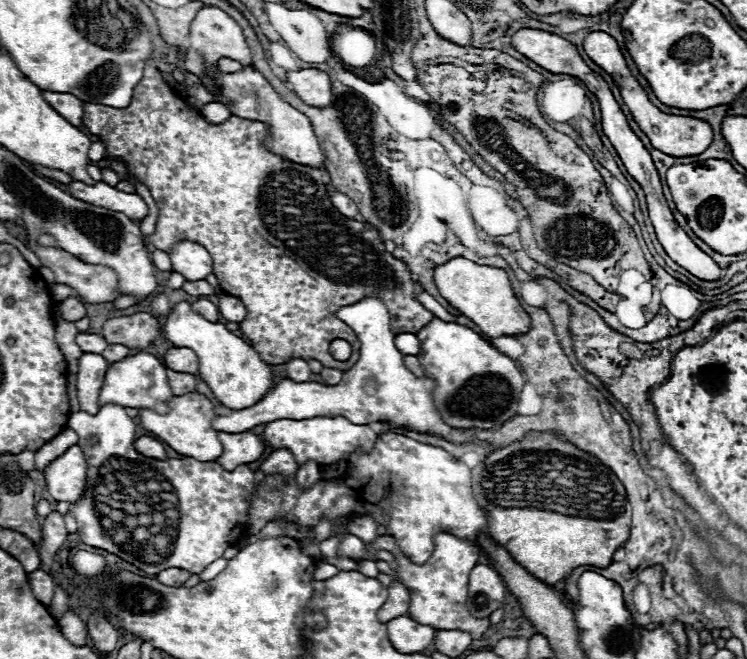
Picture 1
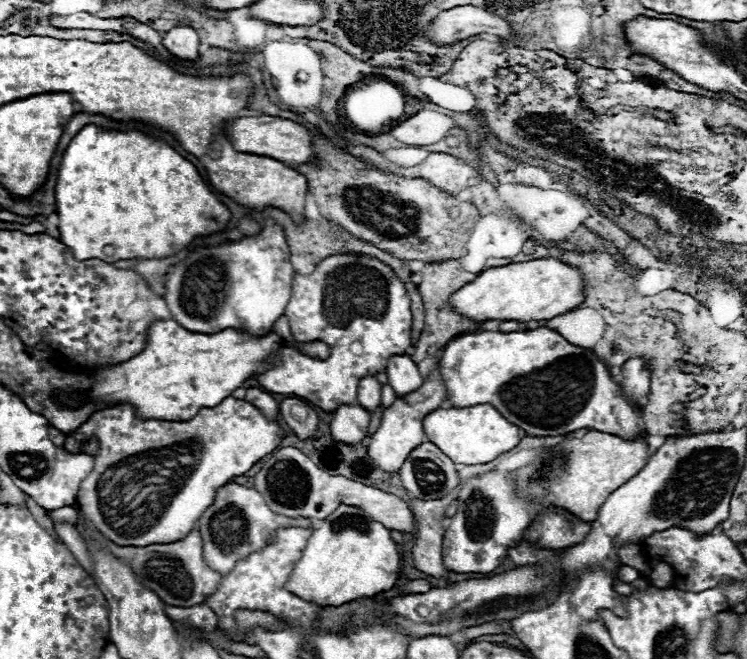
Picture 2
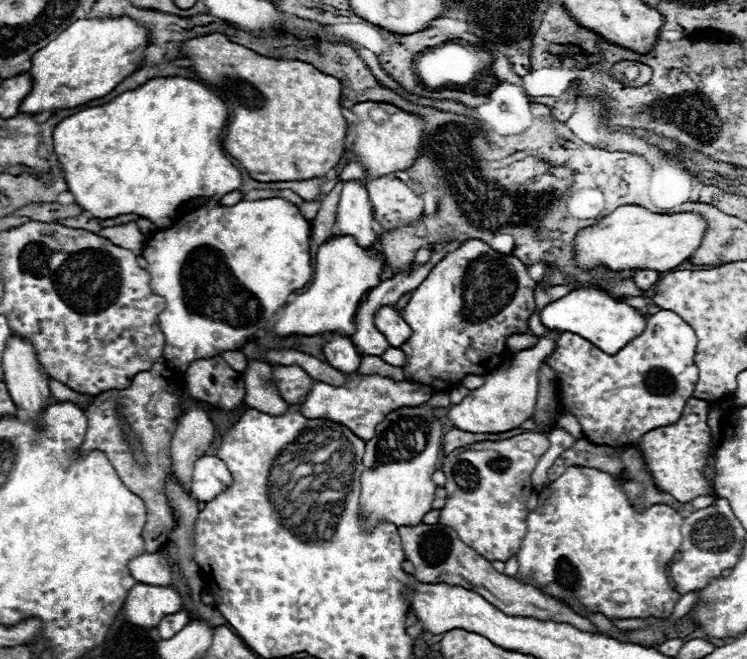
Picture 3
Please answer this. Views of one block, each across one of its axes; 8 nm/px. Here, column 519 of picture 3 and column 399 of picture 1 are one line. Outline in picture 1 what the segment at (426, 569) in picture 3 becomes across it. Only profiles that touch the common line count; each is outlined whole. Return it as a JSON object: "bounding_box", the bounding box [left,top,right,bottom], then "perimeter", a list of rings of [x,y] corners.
{"bounding_box":[378,580,410,622],"perimeter":[[[394,580],[388,586],[388,600],[378,610],[380,622],[390,622],[392,618],[406,616],[408,614],[408,604],[410,604],[410,592],[408,592],[408,588],[402,582]]]}

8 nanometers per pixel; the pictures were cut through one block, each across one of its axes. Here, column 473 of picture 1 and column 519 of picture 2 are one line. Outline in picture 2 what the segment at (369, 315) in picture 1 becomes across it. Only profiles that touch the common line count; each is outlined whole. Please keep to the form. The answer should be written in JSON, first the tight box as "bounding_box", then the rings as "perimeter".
{"bounding_box":[424,404,522,464],"perimeter":[[[476,404],[468,408],[438,408],[424,420],[424,432],[456,464],[486,464],[498,454],[512,450],[522,440],[522,430],[508,422],[492,404]]]}

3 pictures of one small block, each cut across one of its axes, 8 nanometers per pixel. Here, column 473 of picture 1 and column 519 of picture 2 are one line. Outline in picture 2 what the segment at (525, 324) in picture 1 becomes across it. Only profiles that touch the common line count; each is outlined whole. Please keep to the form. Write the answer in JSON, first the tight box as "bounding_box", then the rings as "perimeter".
{"bounding_box":[450,258,584,320],"perimeter":[[[536,258],[484,270],[468,286],[462,286],[450,298],[452,306],[476,320],[550,320],[584,302],[584,278],[580,268],[574,268],[558,258]]]}

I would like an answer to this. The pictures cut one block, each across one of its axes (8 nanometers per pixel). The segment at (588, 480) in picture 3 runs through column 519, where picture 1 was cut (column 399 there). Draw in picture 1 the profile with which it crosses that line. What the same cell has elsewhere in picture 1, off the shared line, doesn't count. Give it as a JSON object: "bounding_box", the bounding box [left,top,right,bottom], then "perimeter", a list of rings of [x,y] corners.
{"bounding_box":[340,534,490,638],"perimeter":[[[348,534],[342,544],[340,544],[340,556],[348,556],[352,560],[376,560],[376,552],[380,550],[388,550],[392,552],[398,562],[400,562],[400,582],[404,582],[404,586],[408,586],[410,590],[410,618],[432,626],[436,630],[468,630],[474,638],[480,638],[488,628],[490,622],[486,618],[472,618],[472,614],[468,614],[466,608],[466,594],[468,594],[468,574],[472,570],[472,566],[476,566],[478,556],[480,556],[480,548],[468,540],[460,540],[452,534],[436,534],[434,538],[434,552],[428,558],[426,564],[414,564],[410,562],[396,546],[396,540],[392,536],[380,536],[380,540],[376,538],[372,544],[364,544],[360,538]]]}

